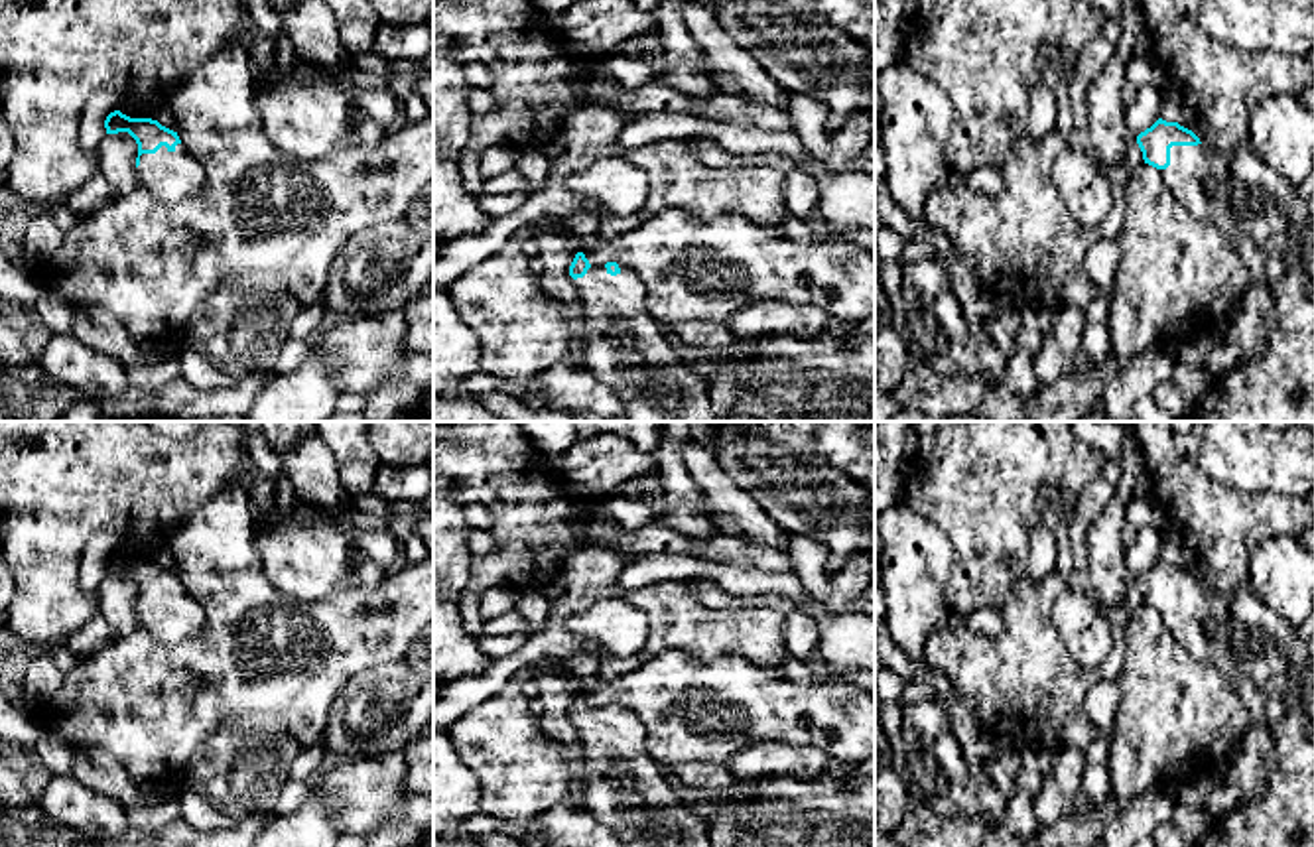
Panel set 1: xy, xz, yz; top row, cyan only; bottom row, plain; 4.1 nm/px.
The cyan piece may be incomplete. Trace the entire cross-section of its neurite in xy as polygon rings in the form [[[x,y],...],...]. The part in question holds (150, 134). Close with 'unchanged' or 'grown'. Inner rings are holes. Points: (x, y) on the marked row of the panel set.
[[[114,110],[104,120],[106,134],[128,132],[138,144],[136,175],[160,203],[193,199],[205,171],[181,144],[177,132],[152,118],[130,118]]] | grown

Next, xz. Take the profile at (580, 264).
[[[583,252],[569,276],[585,319],[577,358],[615,388],[626,422],[713,422],[709,382],[682,362],[668,327],[648,313],[640,278],[617,262],[591,266]]] | grown

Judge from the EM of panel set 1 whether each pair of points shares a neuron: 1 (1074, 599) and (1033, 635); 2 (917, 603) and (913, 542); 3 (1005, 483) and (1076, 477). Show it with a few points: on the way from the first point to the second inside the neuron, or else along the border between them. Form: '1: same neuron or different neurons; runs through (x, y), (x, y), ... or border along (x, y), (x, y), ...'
1: different neurons; border along (1056, 595), (1052, 621), (1074, 660)
2: same neuron; runs through (915, 587), (915, 558)
3: same neuron; runs through (1023, 473), (1058, 473)

